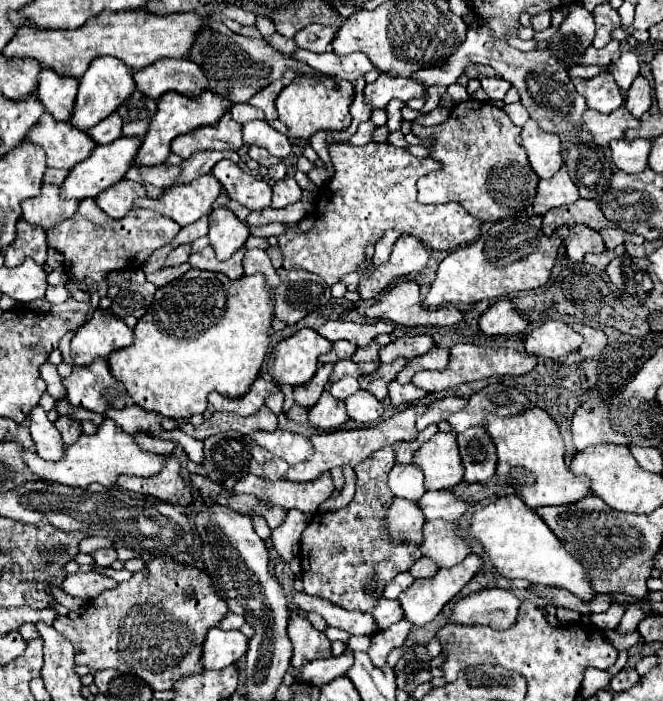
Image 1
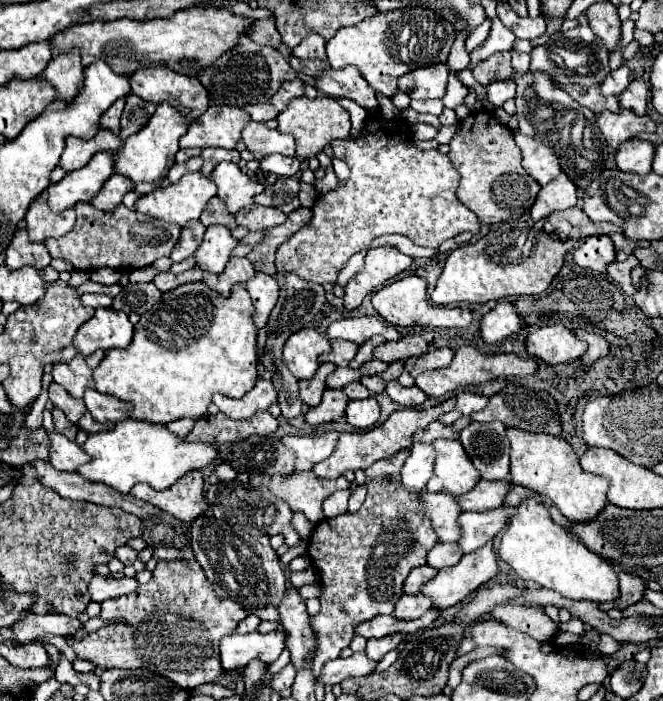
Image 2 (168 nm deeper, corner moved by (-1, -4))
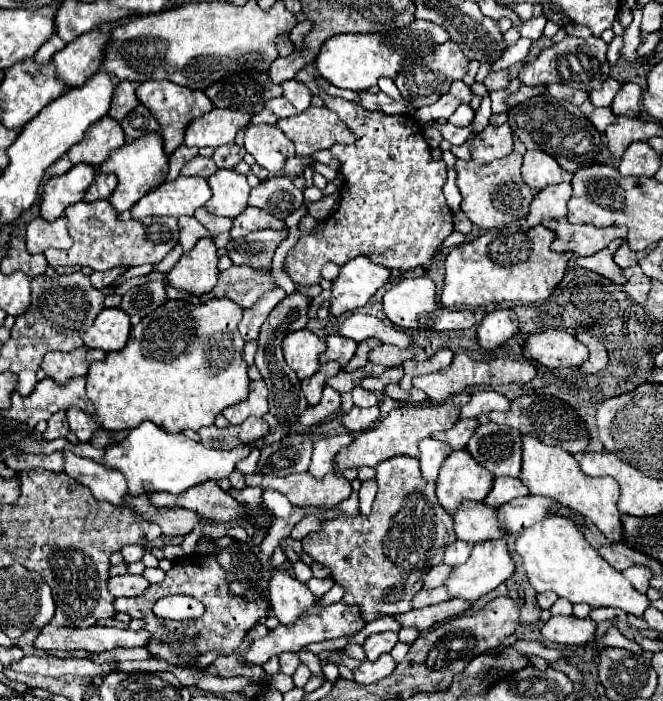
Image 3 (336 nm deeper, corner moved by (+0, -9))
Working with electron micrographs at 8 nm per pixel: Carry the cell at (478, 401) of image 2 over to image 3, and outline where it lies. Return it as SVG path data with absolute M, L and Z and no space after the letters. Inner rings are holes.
M477 391L473 393L473 399L461 409L461 419L467 417L477 417L481 413L491 413L491 411L507 411L511 407L511 401L495 391Z

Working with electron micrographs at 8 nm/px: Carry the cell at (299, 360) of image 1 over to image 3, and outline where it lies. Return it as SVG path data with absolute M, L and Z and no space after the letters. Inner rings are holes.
M303 329L287 333L281 347L287 365L297 373L299 379L311 377L319 371L319 353L325 351L325 341L311 331Z

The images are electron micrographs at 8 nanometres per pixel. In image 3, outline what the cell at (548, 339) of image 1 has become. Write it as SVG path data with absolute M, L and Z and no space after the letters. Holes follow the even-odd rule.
M549 329L533 333L523 345L523 355L549 369L561 369L579 367L589 357L589 349L567 331Z

